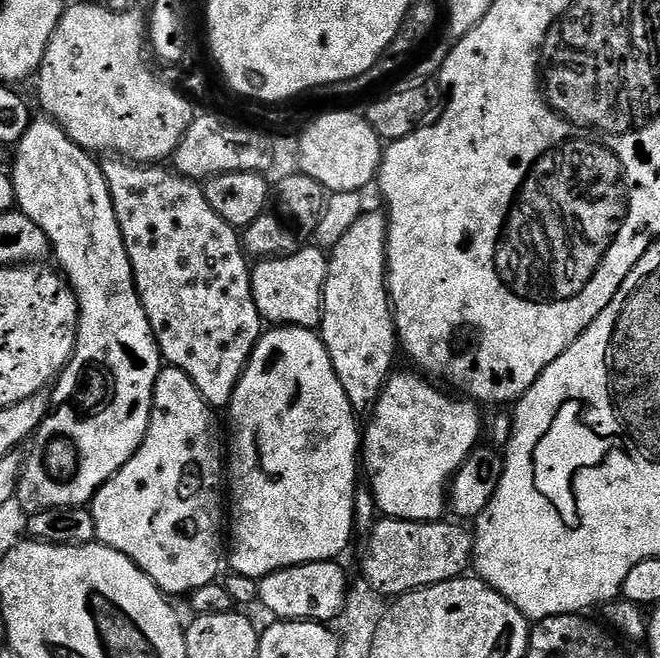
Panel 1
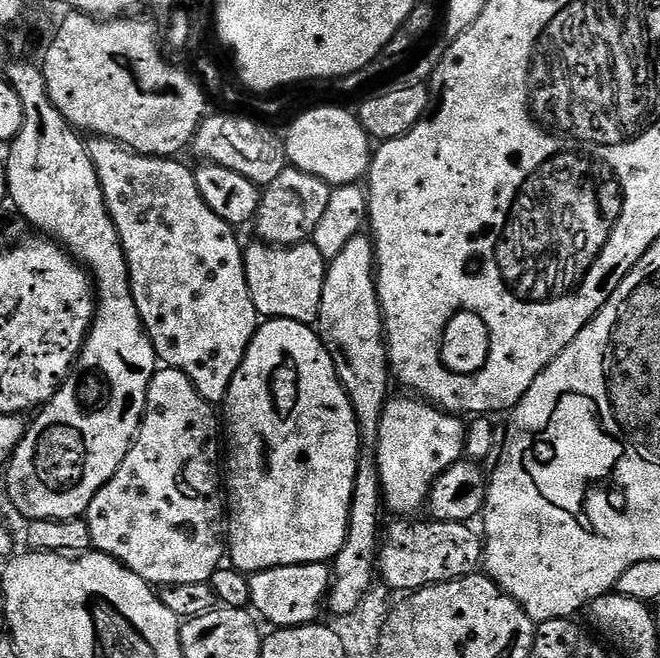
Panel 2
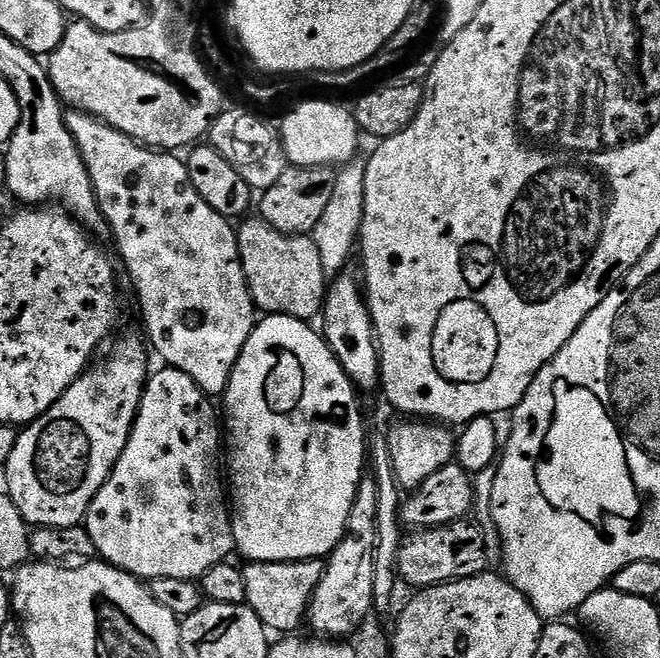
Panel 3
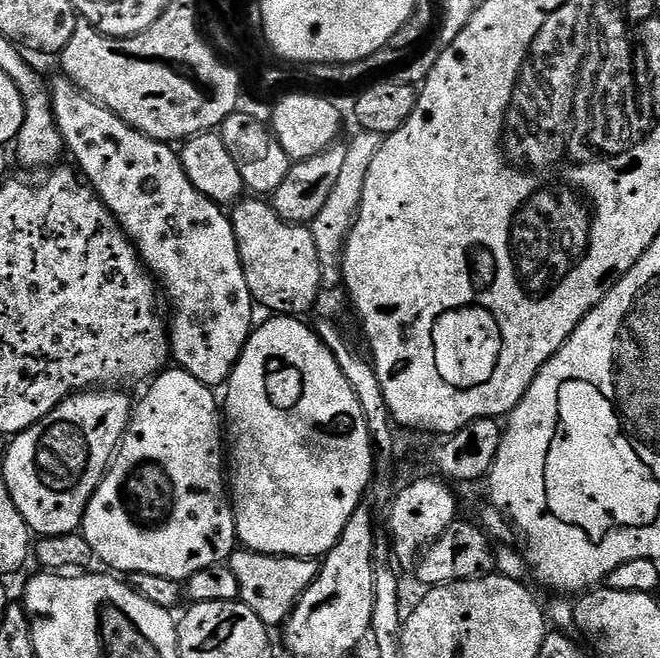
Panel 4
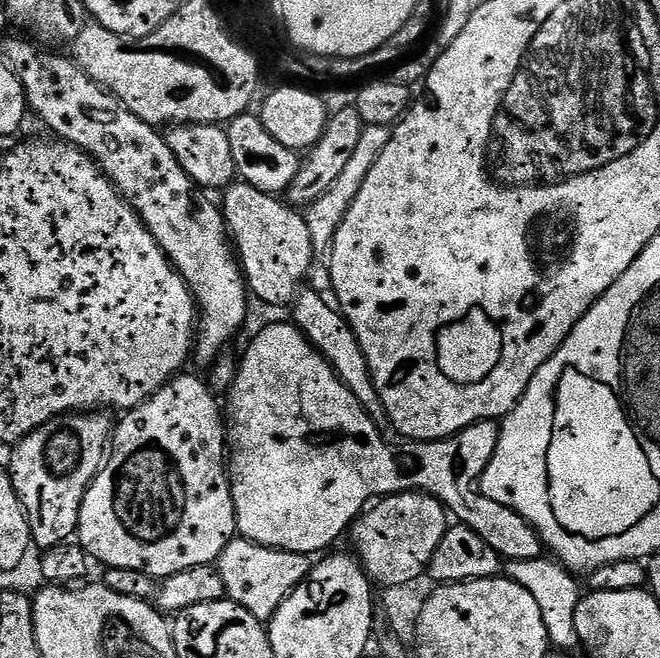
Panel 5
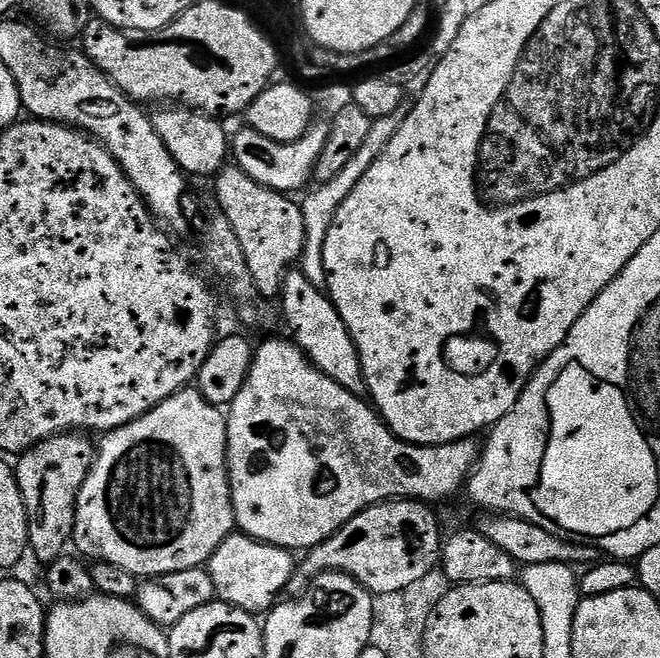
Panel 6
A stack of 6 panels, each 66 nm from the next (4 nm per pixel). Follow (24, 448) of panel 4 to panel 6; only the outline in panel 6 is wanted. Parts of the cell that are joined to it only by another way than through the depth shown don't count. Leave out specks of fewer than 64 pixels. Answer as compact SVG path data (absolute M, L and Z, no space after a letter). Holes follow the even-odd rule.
M62 432L35 444L15 461L14 471L28 515L28 546L44 566L65 555L76 527L76 499L92 469L98 451L87 435Z

